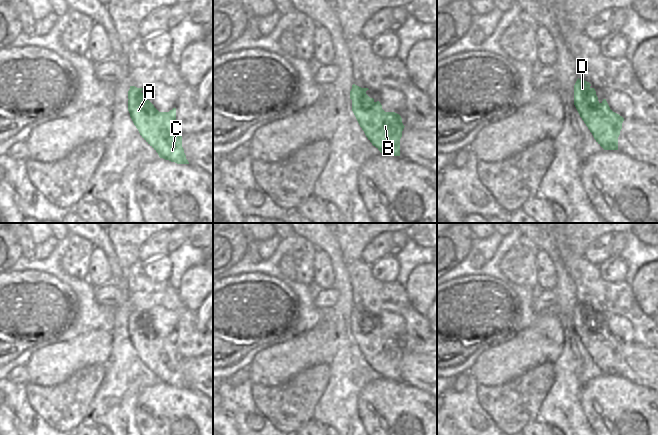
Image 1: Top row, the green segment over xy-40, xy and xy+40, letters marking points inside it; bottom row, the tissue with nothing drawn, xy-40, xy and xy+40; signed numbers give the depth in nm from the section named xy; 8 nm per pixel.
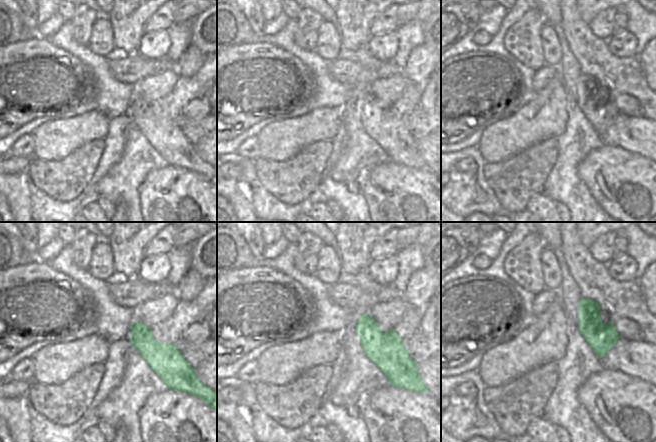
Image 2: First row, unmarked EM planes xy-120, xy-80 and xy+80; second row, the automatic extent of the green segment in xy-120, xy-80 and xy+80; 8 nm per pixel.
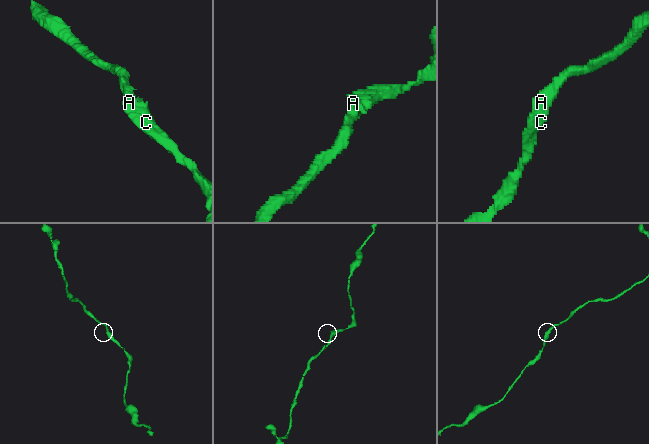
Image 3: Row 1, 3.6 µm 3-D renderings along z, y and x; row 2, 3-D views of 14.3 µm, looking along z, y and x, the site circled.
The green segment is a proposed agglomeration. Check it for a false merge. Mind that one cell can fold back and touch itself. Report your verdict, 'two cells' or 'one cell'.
one cell

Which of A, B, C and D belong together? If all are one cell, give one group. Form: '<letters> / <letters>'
A B C D

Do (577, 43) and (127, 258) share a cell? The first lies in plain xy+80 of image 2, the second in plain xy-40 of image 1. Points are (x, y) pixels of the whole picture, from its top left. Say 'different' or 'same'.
different

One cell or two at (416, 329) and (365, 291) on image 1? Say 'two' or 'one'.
one

